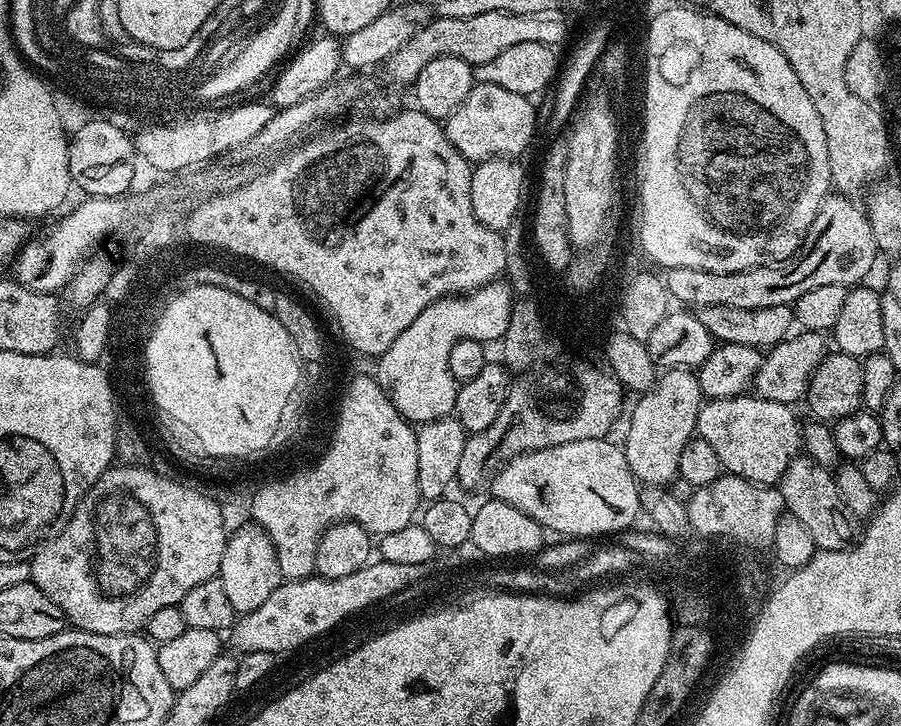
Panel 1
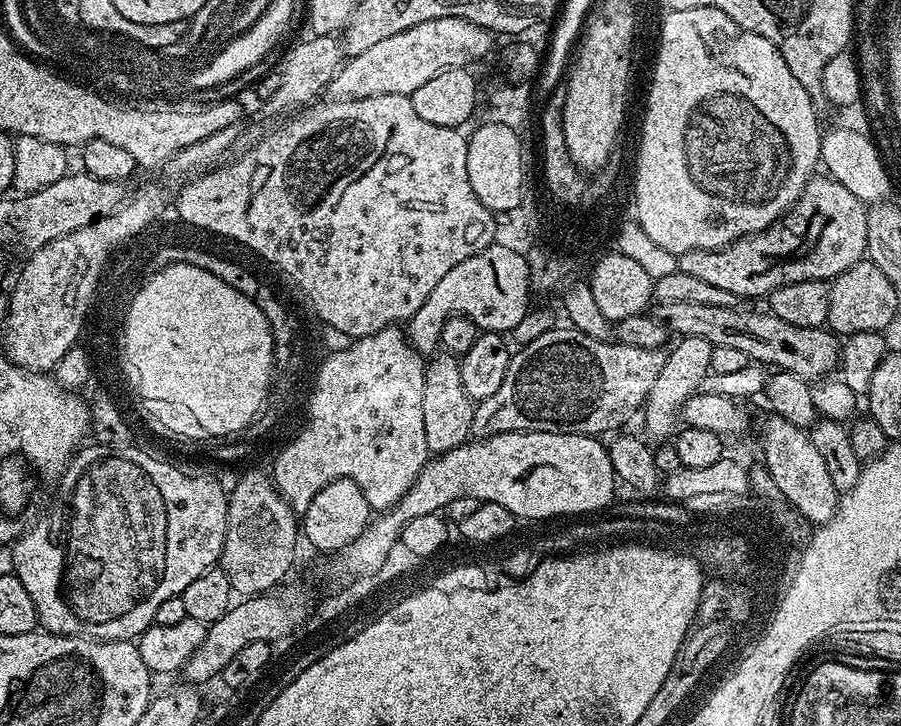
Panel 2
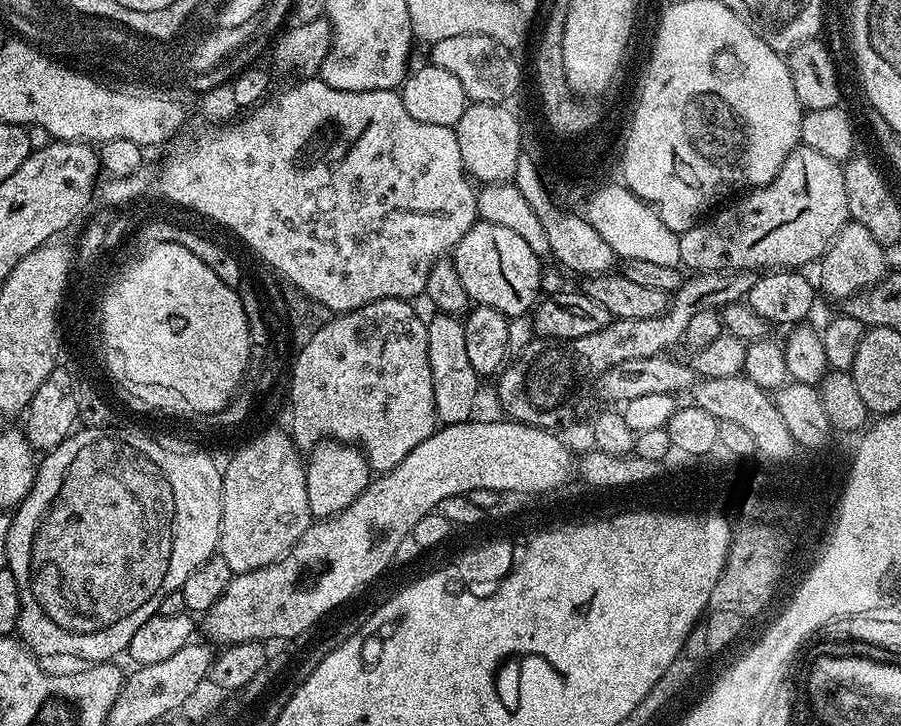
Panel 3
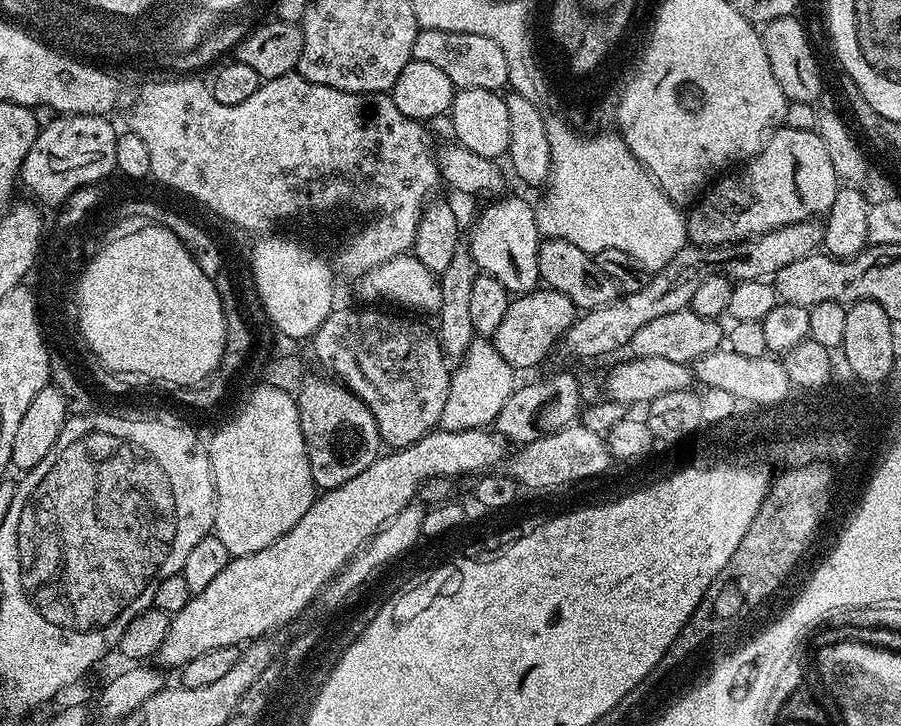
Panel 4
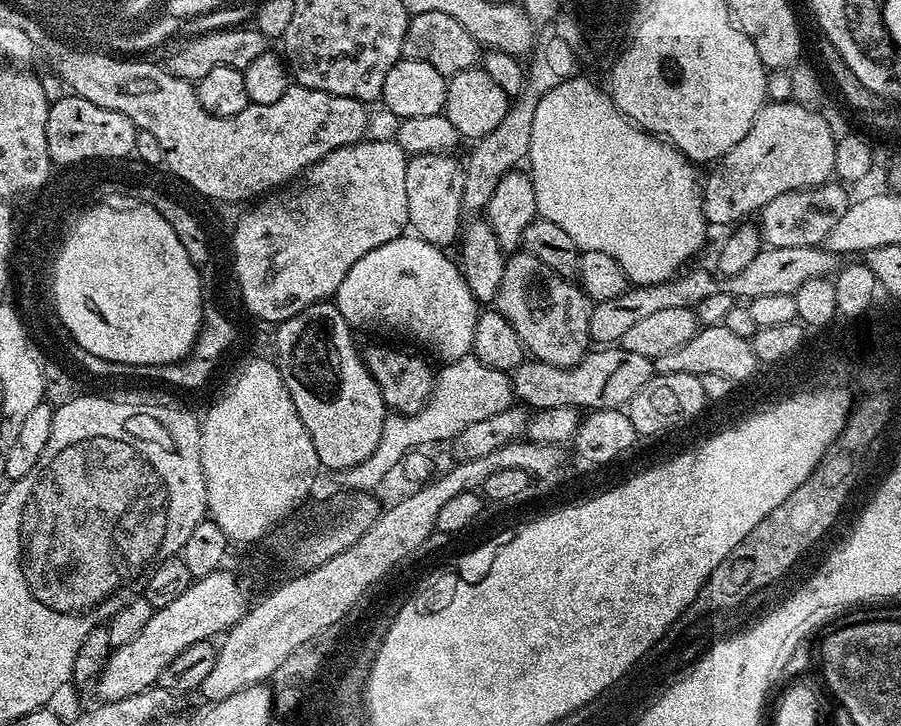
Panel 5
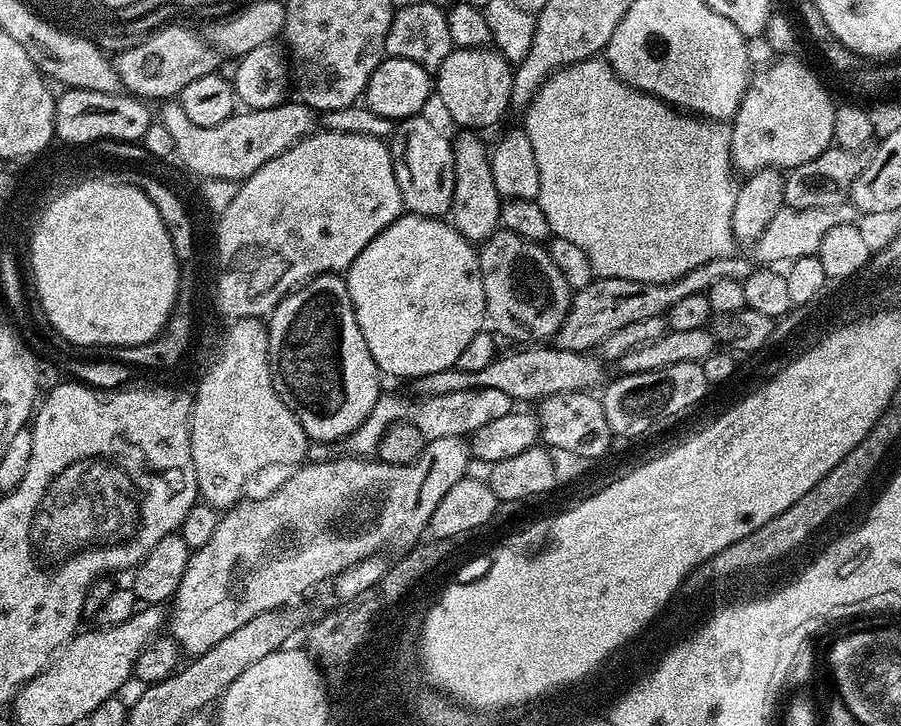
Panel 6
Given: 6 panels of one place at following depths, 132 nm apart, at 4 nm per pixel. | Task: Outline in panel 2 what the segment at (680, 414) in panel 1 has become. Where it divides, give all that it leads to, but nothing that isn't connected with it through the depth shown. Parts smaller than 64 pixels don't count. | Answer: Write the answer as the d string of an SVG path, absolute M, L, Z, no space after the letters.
M681 336L675 342L676 345L673 343L667 349L662 374L658 374L642 409L642 417L644 416L644 424L648 427L649 434L664 436L660 438L671 437L677 431L680 407L700 391L702 378L706 378L712 371L713 346L706 342L706 338Z

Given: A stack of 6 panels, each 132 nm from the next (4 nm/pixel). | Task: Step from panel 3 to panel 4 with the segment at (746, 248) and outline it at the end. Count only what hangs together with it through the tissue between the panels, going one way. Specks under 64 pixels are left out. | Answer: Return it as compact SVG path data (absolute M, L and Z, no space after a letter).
M787 126L775 129L765 139L760 152L737 172L740 172L737 176L721 175L691 205L692 213L689 211L686 216L689 245L698 248L726 248L730 244L744 244L782 226L823 217L830 210L838 187L836 171L834 165L830 163L830 154L826 154L826 146L820 133L815 130L807 132Z

